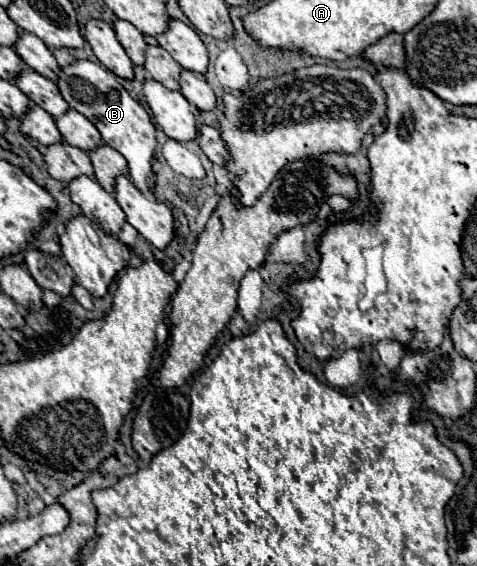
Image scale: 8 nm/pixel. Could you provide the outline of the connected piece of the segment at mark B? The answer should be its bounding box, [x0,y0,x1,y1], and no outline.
[57,61,157,193]

